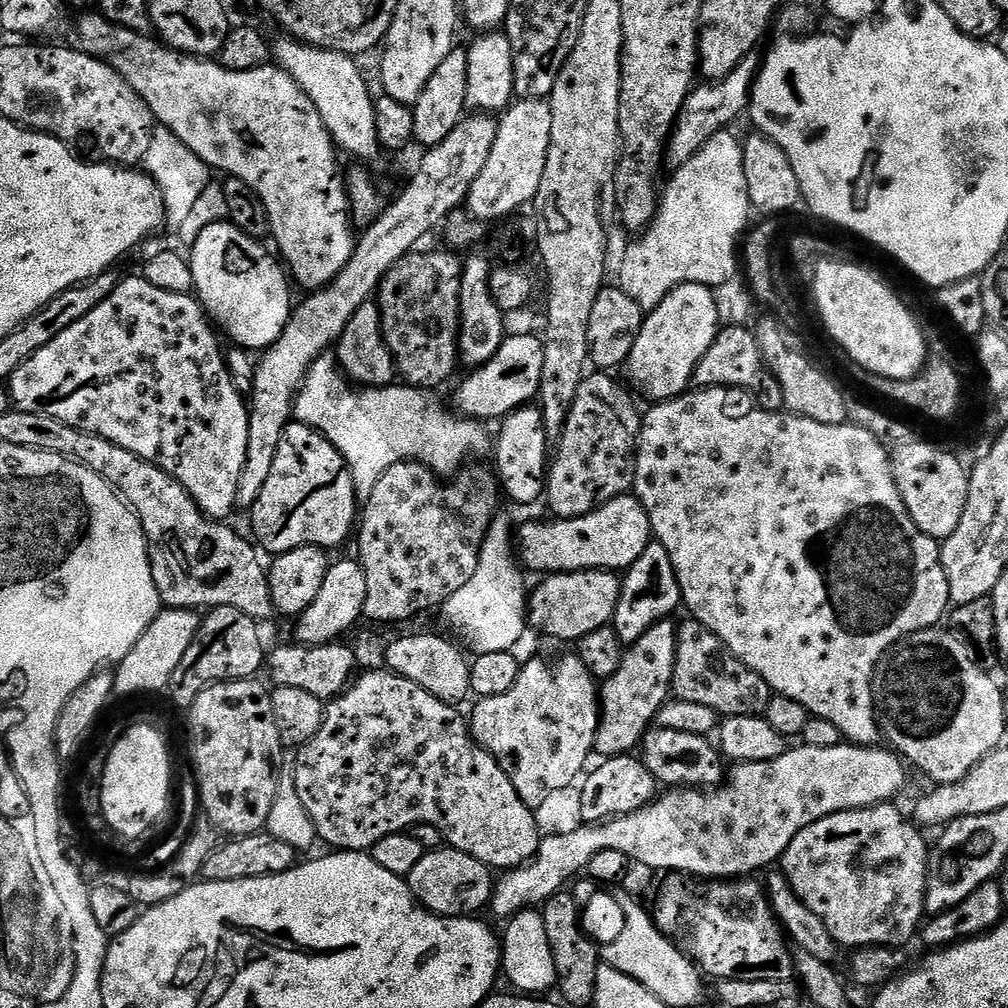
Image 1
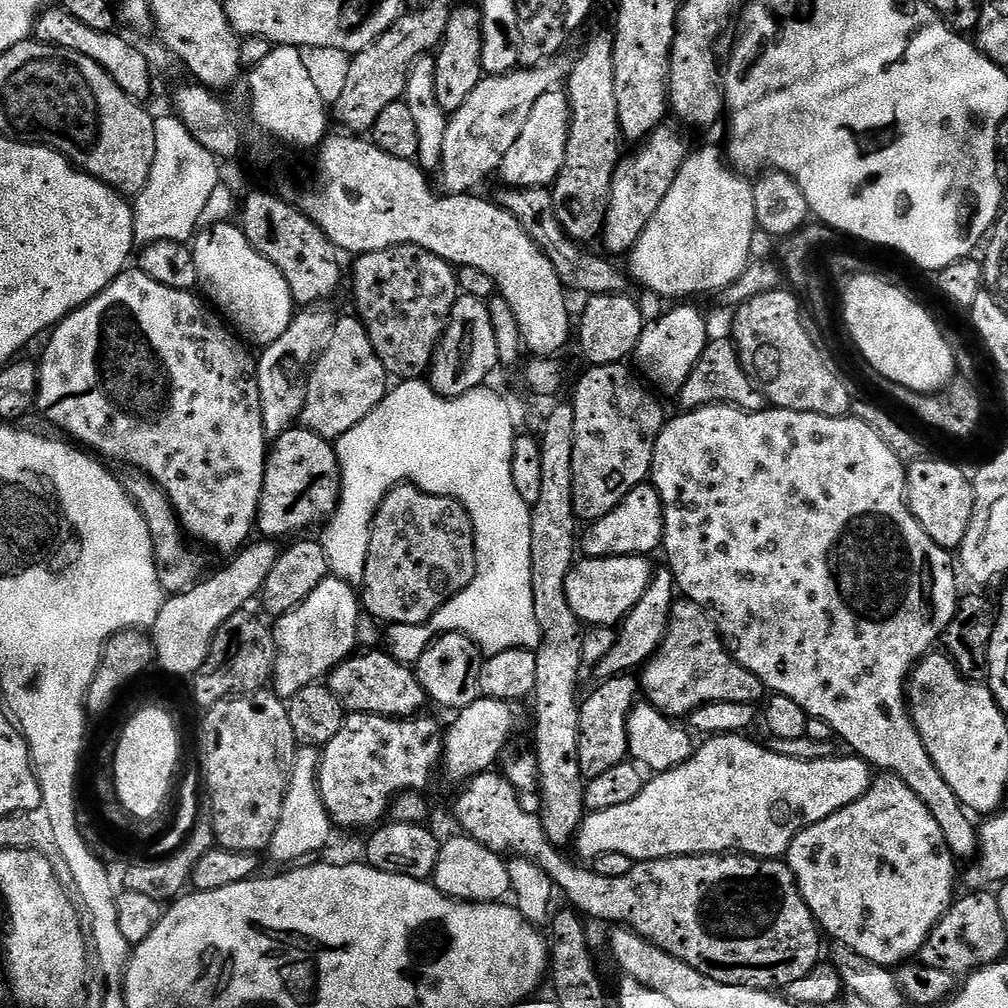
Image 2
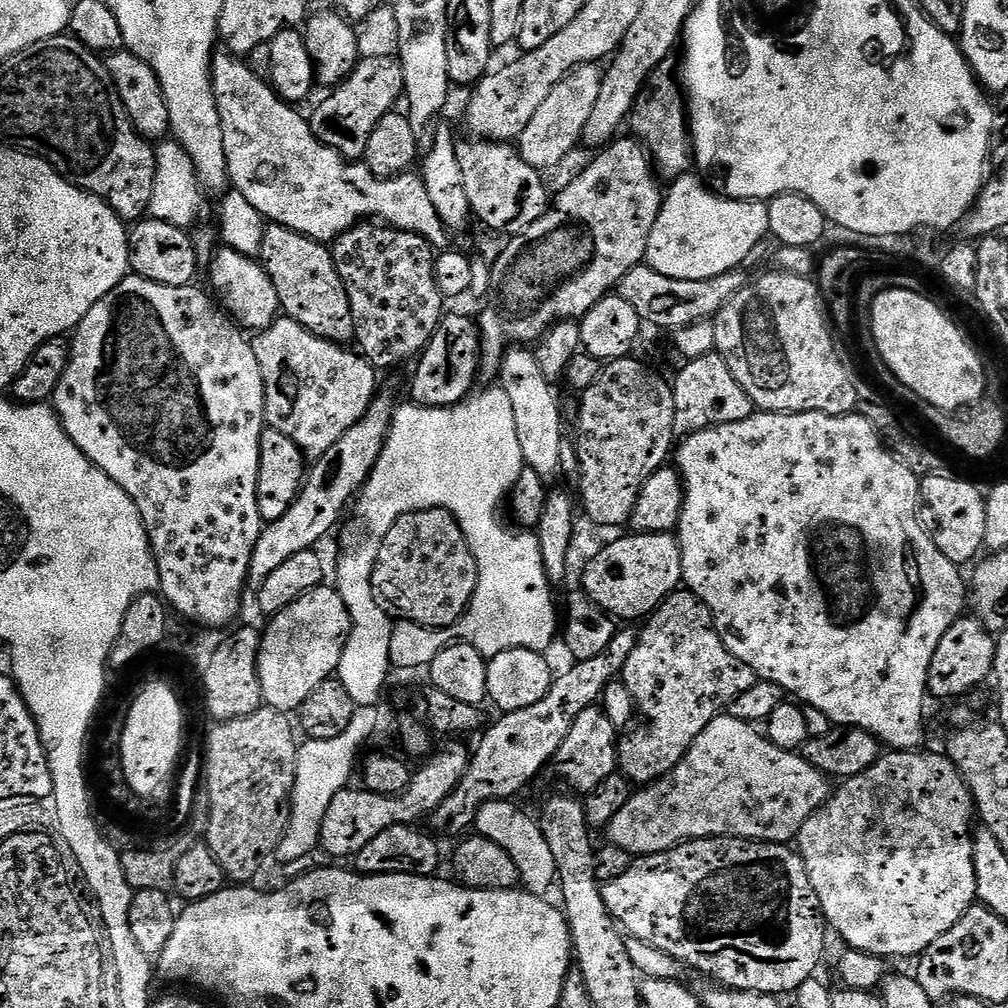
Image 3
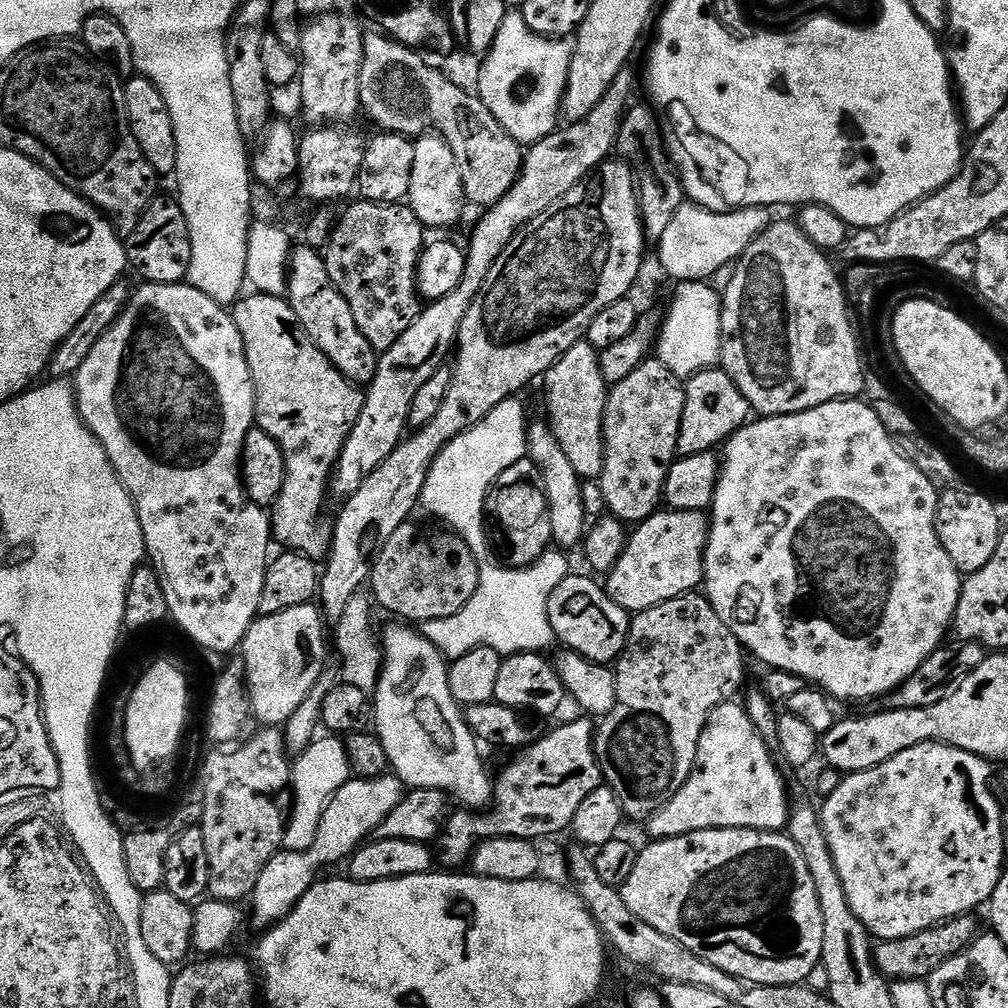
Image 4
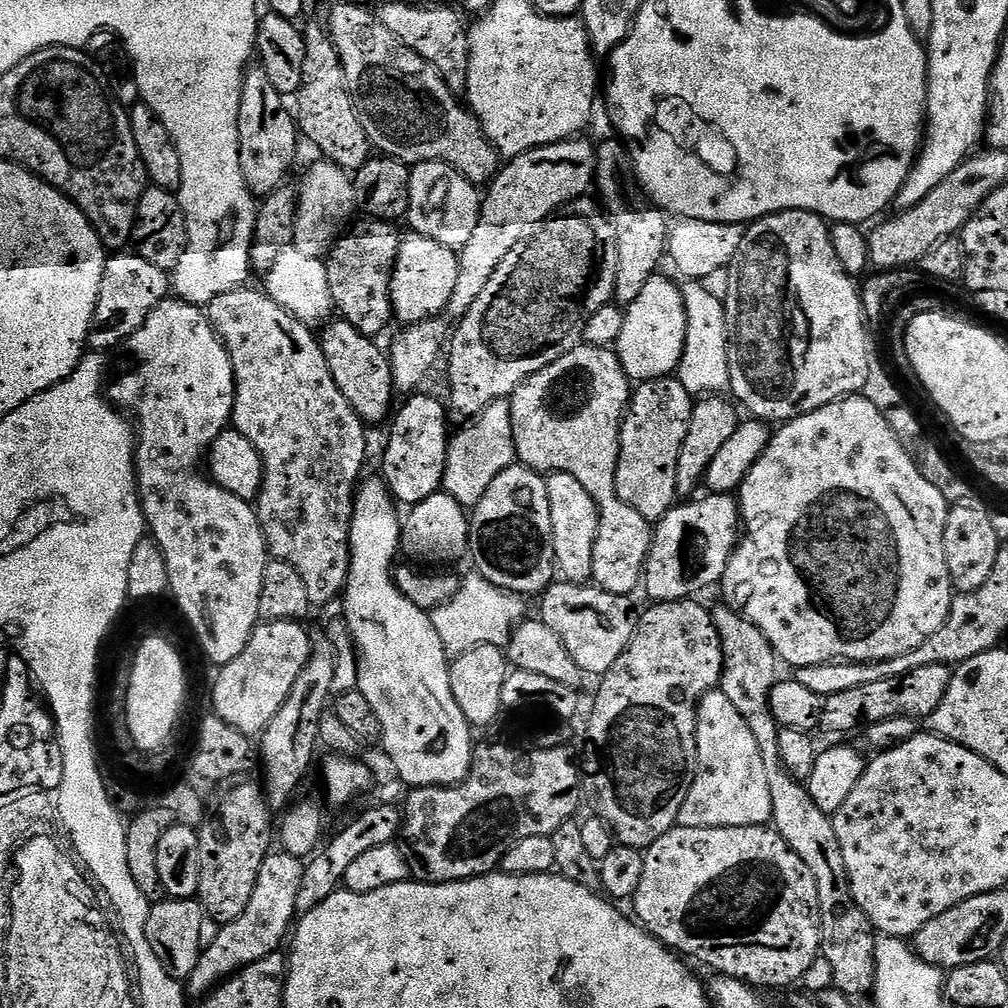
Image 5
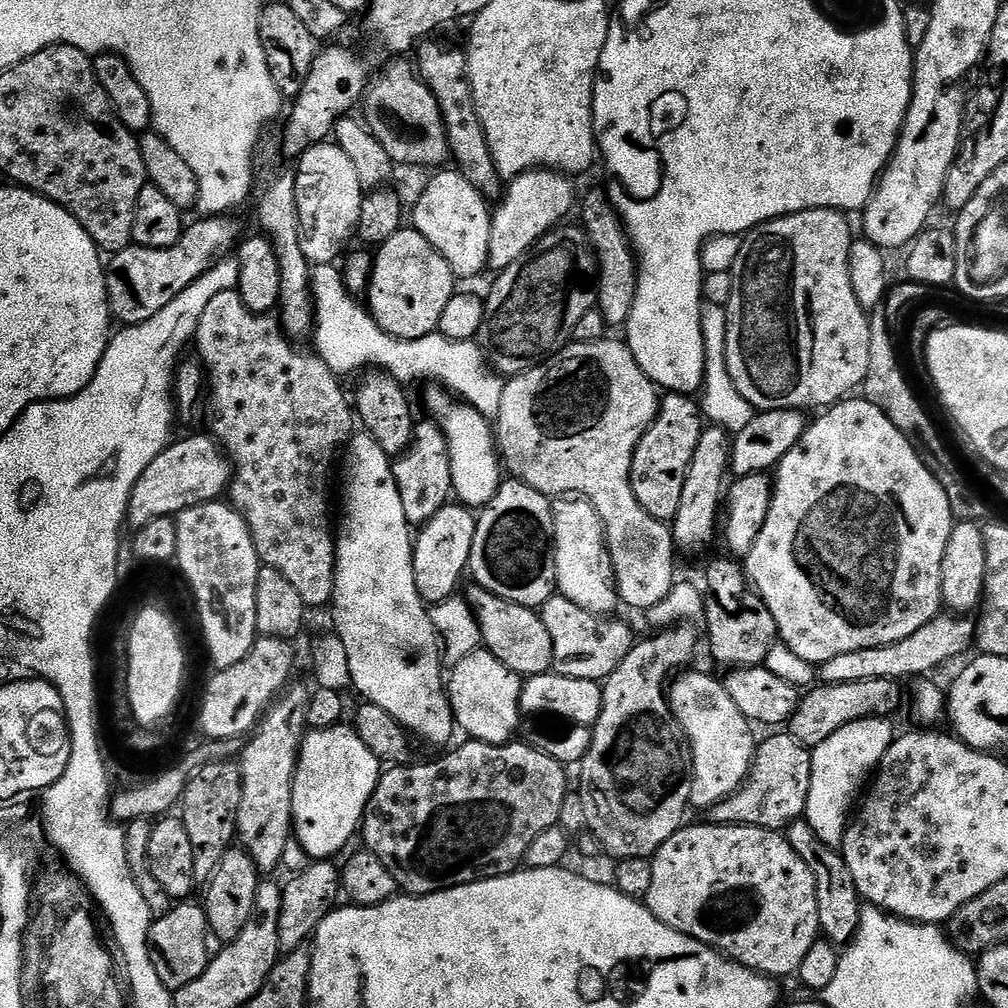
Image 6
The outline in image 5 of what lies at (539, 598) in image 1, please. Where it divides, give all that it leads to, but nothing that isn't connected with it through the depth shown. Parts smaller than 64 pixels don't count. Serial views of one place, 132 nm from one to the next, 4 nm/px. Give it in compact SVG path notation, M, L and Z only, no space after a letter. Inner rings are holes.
M727 492L702 496L677 503L676 507L670 509L655 525L642 577L642 588L643 591L648 591L649 601L687 600L700 594L696 592L702 591L703 588L708 588L711 584L719 585L723 581L732 551L742 539L740 505L737 497Z

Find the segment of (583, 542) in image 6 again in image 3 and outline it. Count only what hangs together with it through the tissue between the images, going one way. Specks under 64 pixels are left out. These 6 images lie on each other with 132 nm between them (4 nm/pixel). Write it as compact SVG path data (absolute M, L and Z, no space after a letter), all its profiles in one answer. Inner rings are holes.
M531 347L509 348L500 364L498 386L506 390L507 403L514 406L518 446L522 446L525 465L545 482L552 482L564 464L564 416L560 413L560 392L552 384L555 384L553 377L542 374L542 366Z

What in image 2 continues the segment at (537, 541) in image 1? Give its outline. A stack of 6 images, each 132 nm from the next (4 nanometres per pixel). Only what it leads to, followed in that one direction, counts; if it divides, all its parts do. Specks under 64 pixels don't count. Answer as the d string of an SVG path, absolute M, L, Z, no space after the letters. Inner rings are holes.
M650 482L634 486L610 514L591 521L583 529L578 548L585 557L606 558L607 556L646 556L659 549L664 543L664 507L658 490Z

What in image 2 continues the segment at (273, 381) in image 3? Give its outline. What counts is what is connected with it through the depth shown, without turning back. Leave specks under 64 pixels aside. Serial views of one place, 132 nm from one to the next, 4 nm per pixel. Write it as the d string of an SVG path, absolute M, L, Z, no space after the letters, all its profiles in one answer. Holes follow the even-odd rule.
M349 314L335 321L331 337L324 349L316 358L316 363L310 369L308 381L308 393L306 402L299 418L299 423L310 429L314 434L321 436L323 440L335 442L346 430L354 430L366 414L370 414L382 402L382 398L390 391L390 377L388 372L378 362L378 354L374 354L374 346L370 346L370 334L366 326L360 321L359 316Z

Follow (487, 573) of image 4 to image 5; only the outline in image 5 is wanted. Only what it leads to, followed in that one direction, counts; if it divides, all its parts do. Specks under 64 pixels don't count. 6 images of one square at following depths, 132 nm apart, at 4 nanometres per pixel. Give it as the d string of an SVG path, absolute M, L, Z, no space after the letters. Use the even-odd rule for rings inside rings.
M495 400L488 407L488 412L494 414L495 412L500 412L500 416L496 416L493 420L484 420L488 418L480 418L475 421L476 424L473 428L468 428L465 432L460 432L451 437L449 446L448 446L448 465L446 466L446 474L444 475L444 483L442 485L443 491L447 492L449 495L453 496L454 499L457 500L460 504L464 506L465 509L471 510L475 508L476 504L482 498L482 494L486 494L486 490L490 486L490 482L494 482L494 478L498 478L498 474L502 474L502 470L506 470L509 468L512 463L516 460L516 447L514 446L514 438L512 437L512 424L510 423L510 414L508 411L510 410L511 401L507 400ZM471 575L463 577L460 589L450 602L434 609L436 629L449 654L459 654L483 644L504 648L516 631L516 625L526 616L525 601L515 592L503 592L498 586L486 582L486 578Z

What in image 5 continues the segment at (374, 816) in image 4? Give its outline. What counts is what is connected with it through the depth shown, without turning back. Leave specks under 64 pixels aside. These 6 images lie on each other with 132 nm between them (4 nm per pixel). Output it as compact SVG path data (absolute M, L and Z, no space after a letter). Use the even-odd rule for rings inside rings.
M283 850L273 851L262 862L262 870L258 870L258 882L254 886L254 895L242 918L223 925L216 937L207 941L206 947L198 958L198 966L194 966L194 974L186 981L186 992L189 997L203 998L228 977L241 972L246 966L258 962L258 958L266 958L266 954L281 951L280 943L287 941L290 929L297 919L296 903L298 902L298 886L302 886L302 874L305 861L299 856L291 856Z

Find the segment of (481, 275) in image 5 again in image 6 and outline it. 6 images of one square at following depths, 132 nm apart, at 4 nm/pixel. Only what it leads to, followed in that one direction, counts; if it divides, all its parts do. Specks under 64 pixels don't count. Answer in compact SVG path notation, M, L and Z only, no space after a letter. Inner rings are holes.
M532 168L528 172L518 174L513 180L507 181L502 195L492 212L492 225L490 226L490 244L488 254L488 268L502 270L514 262L518 262L525 256L532 247L544 237L547 232L561 223L560 220L568 211L573 211L574 200L572 204L572 184L567 175L563 172L557 172L550 168Z

